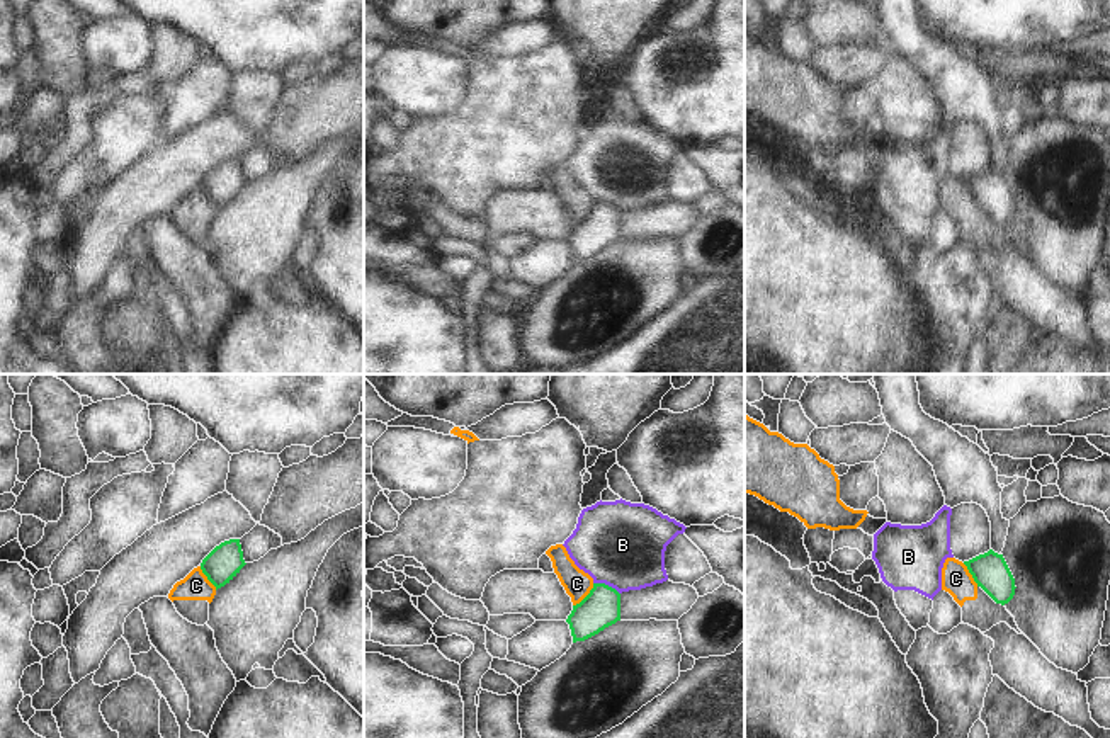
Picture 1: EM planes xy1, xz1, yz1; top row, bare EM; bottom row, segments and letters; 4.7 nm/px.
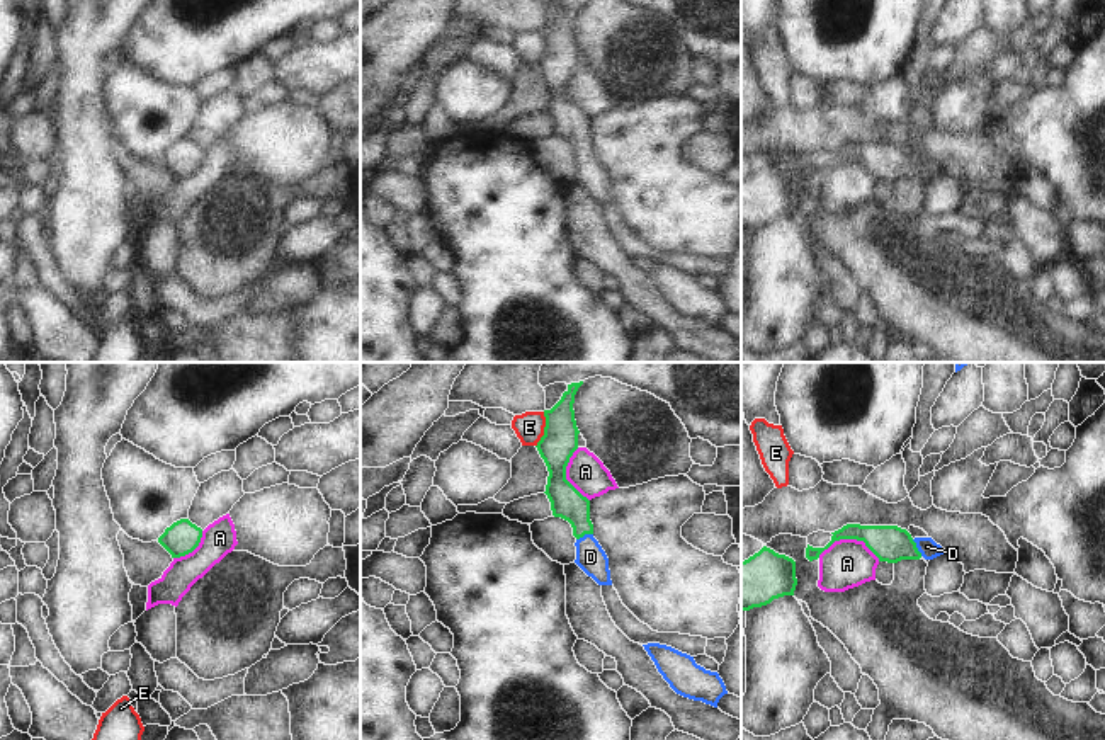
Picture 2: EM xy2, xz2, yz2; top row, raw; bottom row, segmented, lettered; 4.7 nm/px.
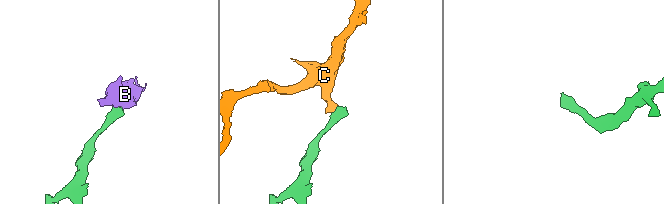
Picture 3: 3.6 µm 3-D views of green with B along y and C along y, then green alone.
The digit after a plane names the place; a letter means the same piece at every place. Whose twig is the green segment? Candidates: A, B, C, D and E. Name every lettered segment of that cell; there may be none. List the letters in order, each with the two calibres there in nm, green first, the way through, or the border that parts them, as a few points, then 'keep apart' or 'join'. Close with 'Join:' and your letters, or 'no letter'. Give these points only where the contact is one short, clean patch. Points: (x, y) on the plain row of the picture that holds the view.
A: 180/240 nm | along yz2 (818, 174), (835, 160), (861, 159), (879, 179) | keep apart
B: 180/400 nm | along xz1 (594, 201), (604, 201), (619, 213) | keep apart
C: 180/130 nm | along xz1 (594, 203), (573, 225) | keep apart
D: 160/140 nm | across xz2 (566, 121), (577, 131), (583, 153), (590, 176) | join
E: 170/140 nm | along xz2 (544, 31), (544, 53), (536, 65) | keep apart
Join: D

